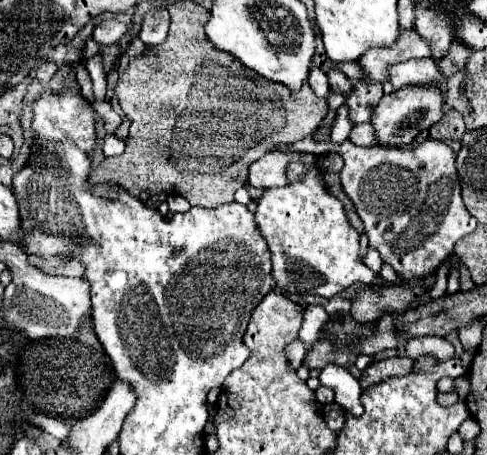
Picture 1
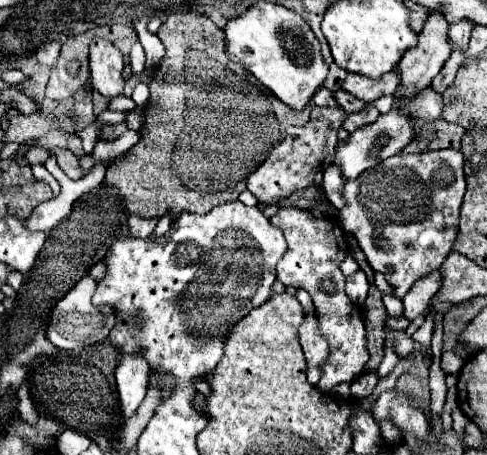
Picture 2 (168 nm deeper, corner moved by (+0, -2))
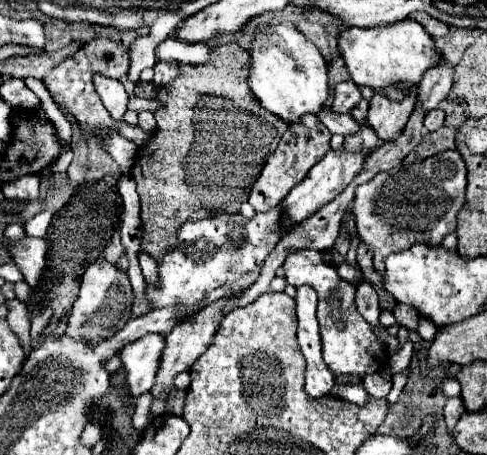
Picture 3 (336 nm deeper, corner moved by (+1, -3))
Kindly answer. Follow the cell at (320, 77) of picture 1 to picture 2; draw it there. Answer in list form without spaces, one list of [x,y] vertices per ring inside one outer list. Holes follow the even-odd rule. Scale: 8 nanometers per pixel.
[[[320,88],[316,94],[314,94],[314,104],[316,106],[332,106],[332,104],[336,104],[336,100],[334,100],[334,96],[332,96],[332,92],[328,90],[328,88]]]

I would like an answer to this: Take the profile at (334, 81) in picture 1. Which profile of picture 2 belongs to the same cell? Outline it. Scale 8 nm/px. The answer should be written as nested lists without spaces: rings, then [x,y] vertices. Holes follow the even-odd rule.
[[[342,88],[334,92],[334,98],[346,112],[356,112],[356,108],[362,108],[362,100],[358,100],[356,96],[352,96],[350,92],[346,92]]]

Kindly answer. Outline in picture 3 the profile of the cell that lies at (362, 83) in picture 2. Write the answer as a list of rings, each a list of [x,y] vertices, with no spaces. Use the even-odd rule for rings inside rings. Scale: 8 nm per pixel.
[[[343,81],[335,87],[335,97],[333,97],[331,109],[335,113],[351,113],[351,109],[359,103],[359,99],[361,99],[359,87],[353,81]]]

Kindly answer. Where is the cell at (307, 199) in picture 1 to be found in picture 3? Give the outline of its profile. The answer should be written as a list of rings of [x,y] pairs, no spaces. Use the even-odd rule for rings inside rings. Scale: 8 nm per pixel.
[[[303,251],[303,253],[291,253],[287,261],[283,263],[287,283],[299,287],[299,285],[311,285],[319,295],[319,329],[321,329],[321,343],[323,343],[323,361],[331,369],[333,375],[373,375],[383,371],[387,365],[387,347],[381,343],[373,327],[357,313],[355,309],[355,291],[357,287],[343,281],[337,275],[337,269],[331,265],[325,265],[321,261],[319,251]]]

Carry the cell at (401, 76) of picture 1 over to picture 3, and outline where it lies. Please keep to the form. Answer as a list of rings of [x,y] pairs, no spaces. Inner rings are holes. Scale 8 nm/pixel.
[[[435,109],[435,111],[431,111],[431,113],[425,115],[423,125],[425,125],[427,131],[437,131],[443,125],[443,119],[445,119],[445,113],[441,109]]]

